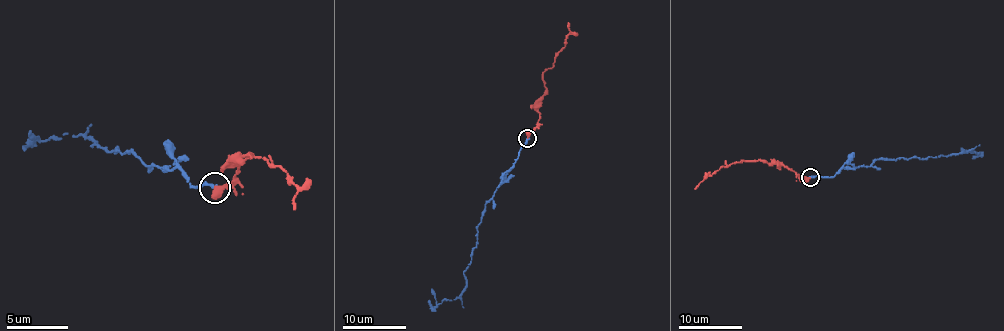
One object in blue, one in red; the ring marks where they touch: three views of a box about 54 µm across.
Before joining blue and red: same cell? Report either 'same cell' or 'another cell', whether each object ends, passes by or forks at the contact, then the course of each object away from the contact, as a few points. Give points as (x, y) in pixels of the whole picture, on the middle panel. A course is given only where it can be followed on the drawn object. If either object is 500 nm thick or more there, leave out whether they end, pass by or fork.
same cell; blue ends there; red ends there; blue runs (527, 138), (485, 204), (477, 226), (477, 244), (463, 273), (465, 290), (437, 305), (431, 289); red runs (527, 138), (540, 116), (540, 98), (546, 89), (543, 73), (565, 45), (569, 23)

